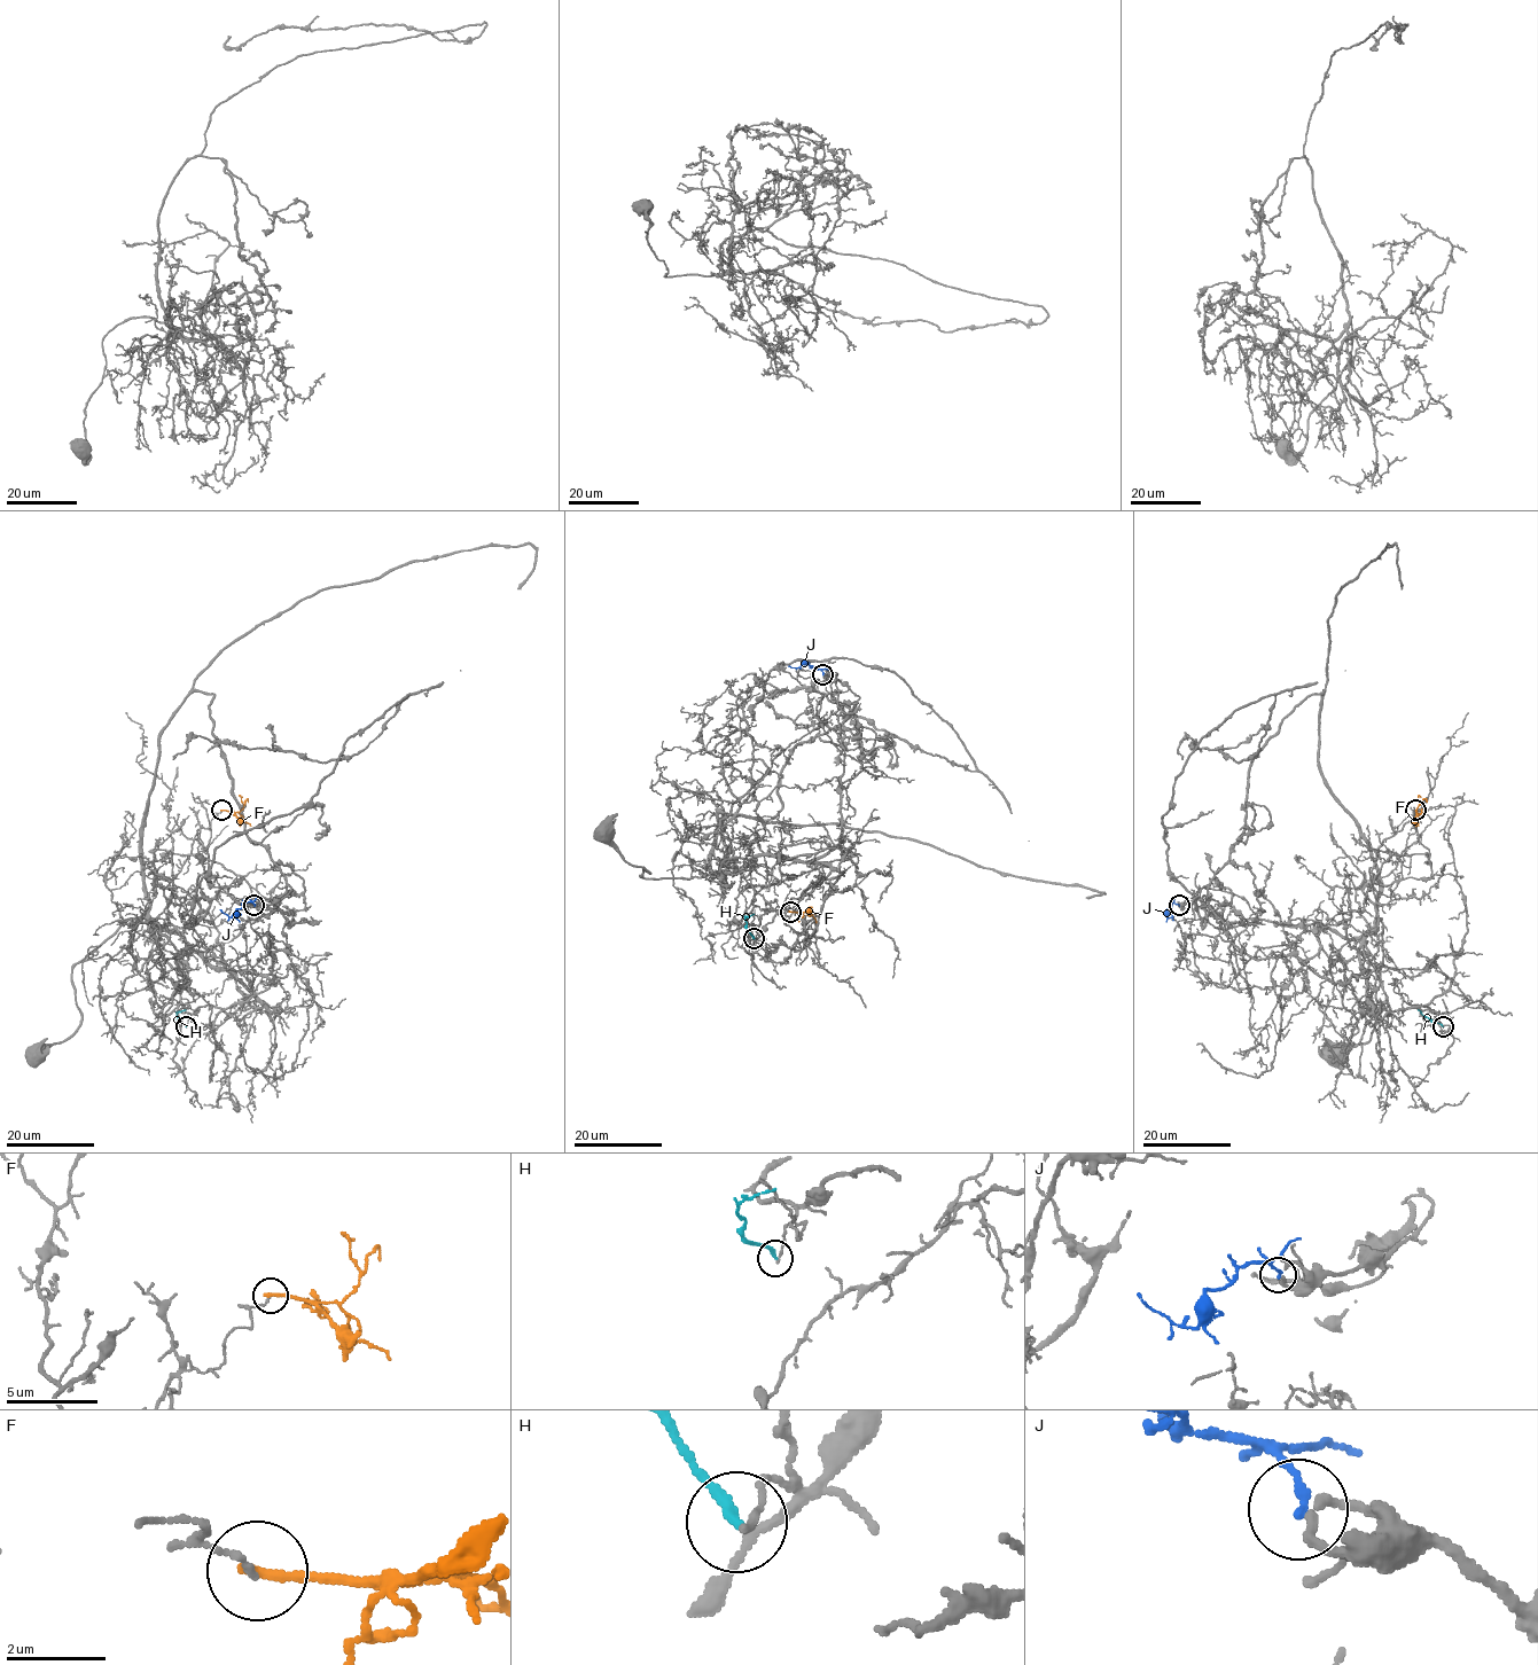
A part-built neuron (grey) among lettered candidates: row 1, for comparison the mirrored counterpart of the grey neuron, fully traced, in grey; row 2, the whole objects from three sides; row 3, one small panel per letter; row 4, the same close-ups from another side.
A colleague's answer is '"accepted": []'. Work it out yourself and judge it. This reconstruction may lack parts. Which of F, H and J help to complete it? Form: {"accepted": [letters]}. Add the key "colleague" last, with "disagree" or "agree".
{"accepted": [], "colleague": "agree"}

